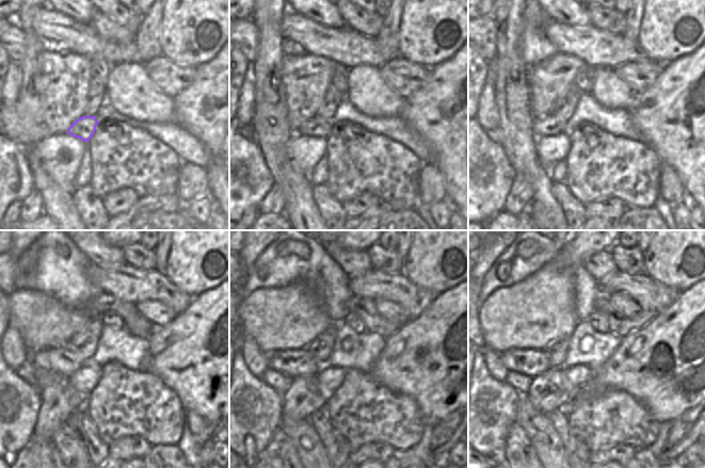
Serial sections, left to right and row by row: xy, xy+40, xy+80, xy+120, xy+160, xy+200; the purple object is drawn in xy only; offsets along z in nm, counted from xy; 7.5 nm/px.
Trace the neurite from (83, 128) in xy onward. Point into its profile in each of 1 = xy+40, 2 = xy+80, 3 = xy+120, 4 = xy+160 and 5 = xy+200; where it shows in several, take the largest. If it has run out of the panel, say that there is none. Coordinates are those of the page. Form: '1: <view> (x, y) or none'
1: xy+40 (316, 127)
2: xy+80 (547, 125)
3: xy+120 (64, 361)
4: xy+160 (293, 362)
5: xy+200 (528, 361)

